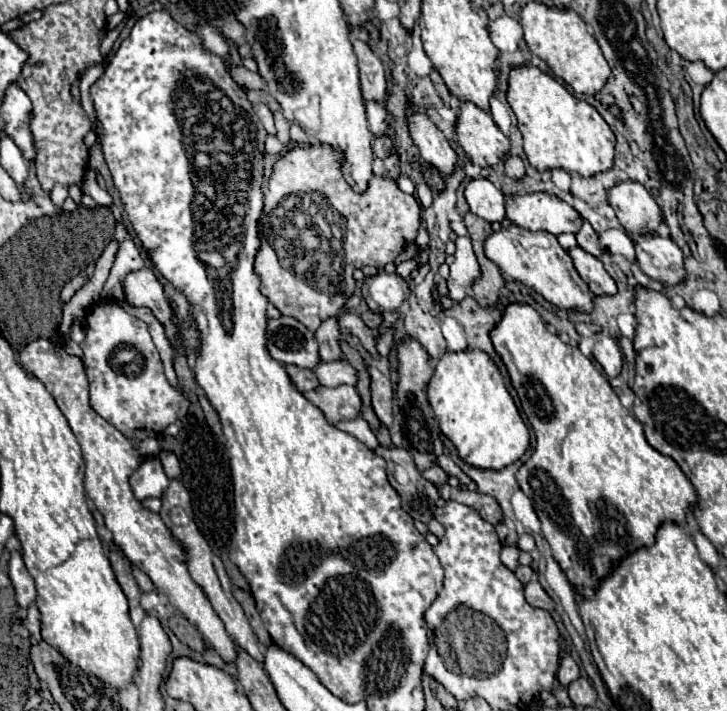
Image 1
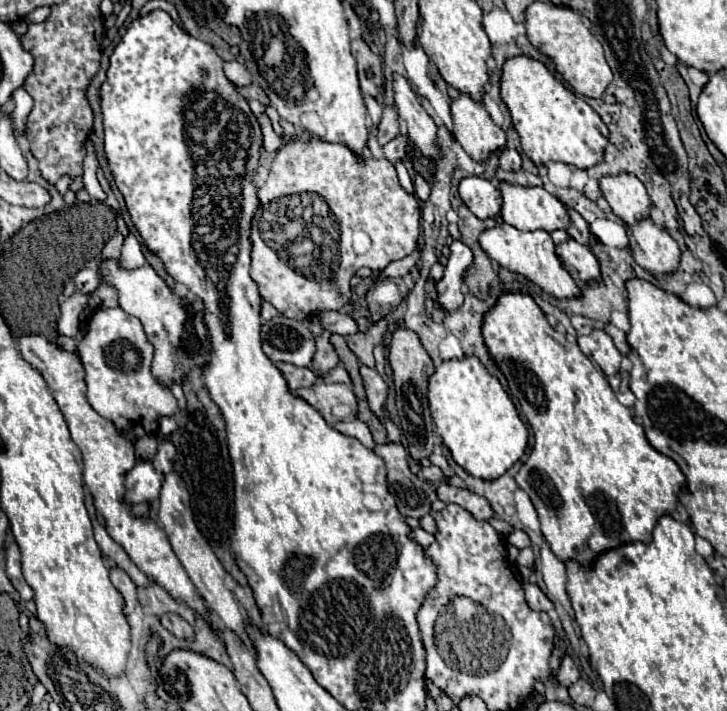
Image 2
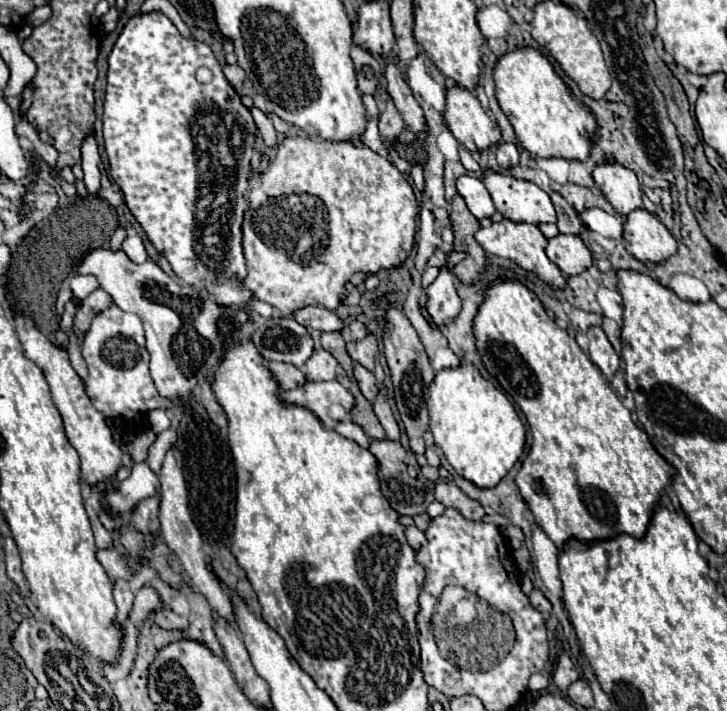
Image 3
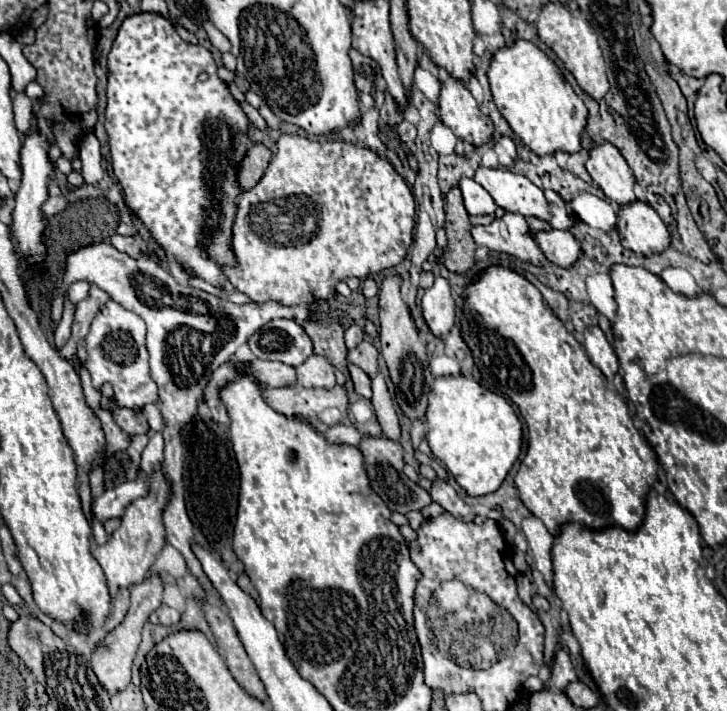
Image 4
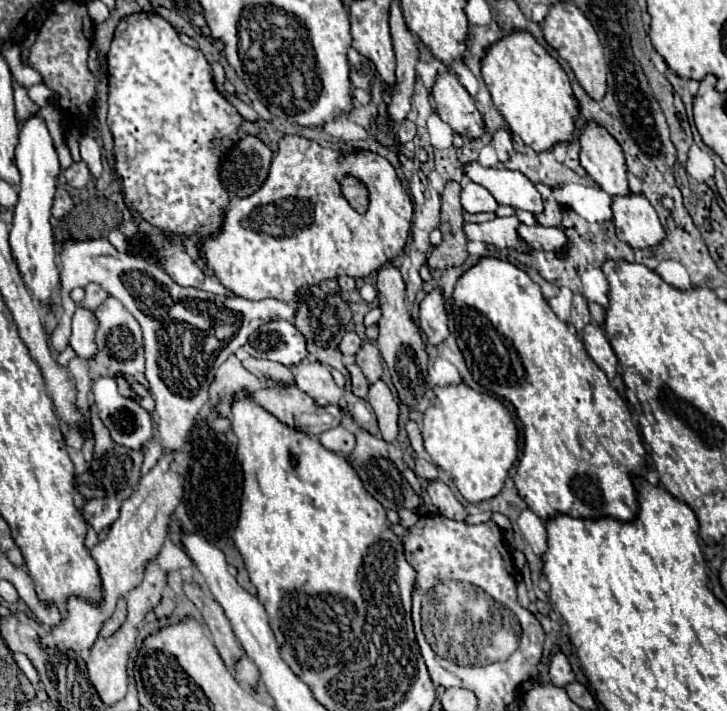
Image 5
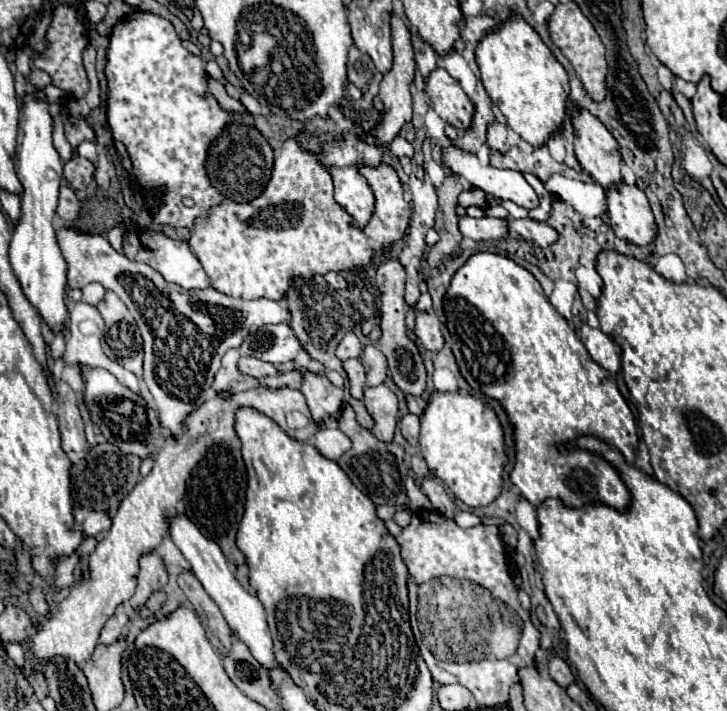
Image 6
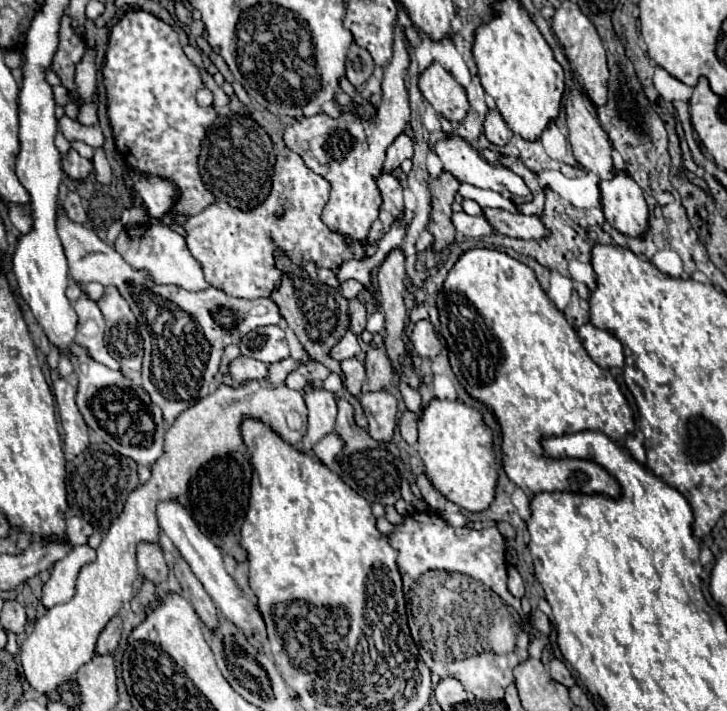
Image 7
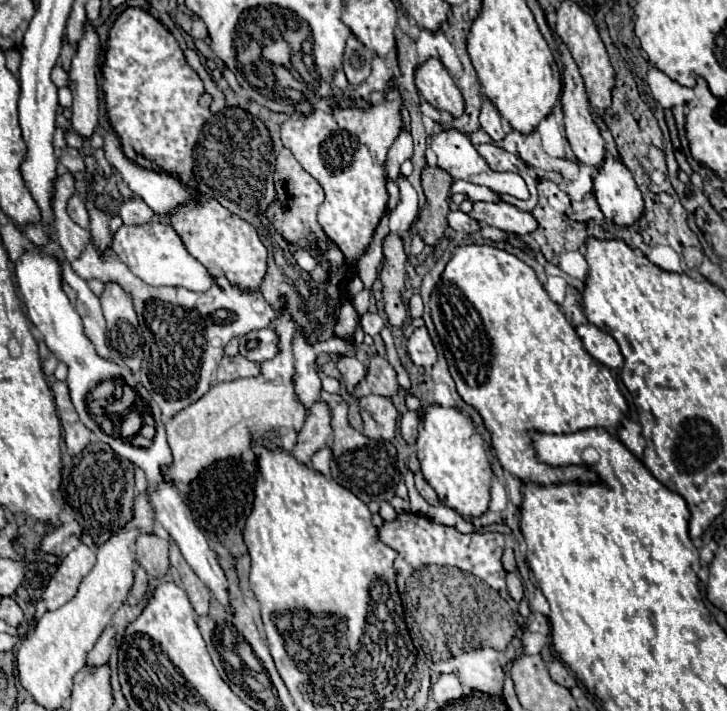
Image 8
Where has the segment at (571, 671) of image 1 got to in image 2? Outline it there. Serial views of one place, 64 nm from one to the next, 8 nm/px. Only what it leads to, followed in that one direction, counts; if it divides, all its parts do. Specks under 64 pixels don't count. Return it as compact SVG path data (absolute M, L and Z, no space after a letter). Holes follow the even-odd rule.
M564 656L564 658L562 658L560 670L558 670L556 678L558 678L558 682L560 682L562 686L566 686L566 688L580 678L580 670L576 668L576 664L574 664L574 660L572 660L570 656Z

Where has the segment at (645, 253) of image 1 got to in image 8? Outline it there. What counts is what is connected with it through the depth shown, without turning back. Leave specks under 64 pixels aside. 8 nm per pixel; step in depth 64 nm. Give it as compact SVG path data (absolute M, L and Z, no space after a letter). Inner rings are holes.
M606 154L602 168L594 176L594 194L600 210L618 226L632 226L642 218L644 200L630 170Z

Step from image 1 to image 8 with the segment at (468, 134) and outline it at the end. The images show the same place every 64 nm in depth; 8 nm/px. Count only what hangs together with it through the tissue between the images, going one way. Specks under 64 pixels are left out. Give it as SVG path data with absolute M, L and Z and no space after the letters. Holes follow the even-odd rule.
M430 58L426 64L418 66L416 88L422 94L422 98L428 100L428 104L432 104L436 110L448 112L454 118L462 116L464 110L462 92L438 58Z

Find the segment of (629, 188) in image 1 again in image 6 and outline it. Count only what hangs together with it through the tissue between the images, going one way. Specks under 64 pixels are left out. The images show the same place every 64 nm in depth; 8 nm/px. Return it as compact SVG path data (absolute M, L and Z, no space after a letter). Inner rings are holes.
M586 110L572 114L576 134L576 156L584 172L588 172L604 190L622 182L620 146L602 122Z

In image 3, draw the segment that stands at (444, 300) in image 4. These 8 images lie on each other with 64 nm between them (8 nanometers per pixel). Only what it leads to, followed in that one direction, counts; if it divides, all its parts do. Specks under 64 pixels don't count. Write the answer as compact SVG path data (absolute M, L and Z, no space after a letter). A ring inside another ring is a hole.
M450 250L448 264L440 268L438 278L428 286L426 310L428 310L428 314L430 314L430 318L432 318L432 322L436 326L444 326L462 308L462 300L460 300L460 296L456 292L454 274L452 274L452 268L458 262L462 262L462 258L466 258L466 254L462 250Z

